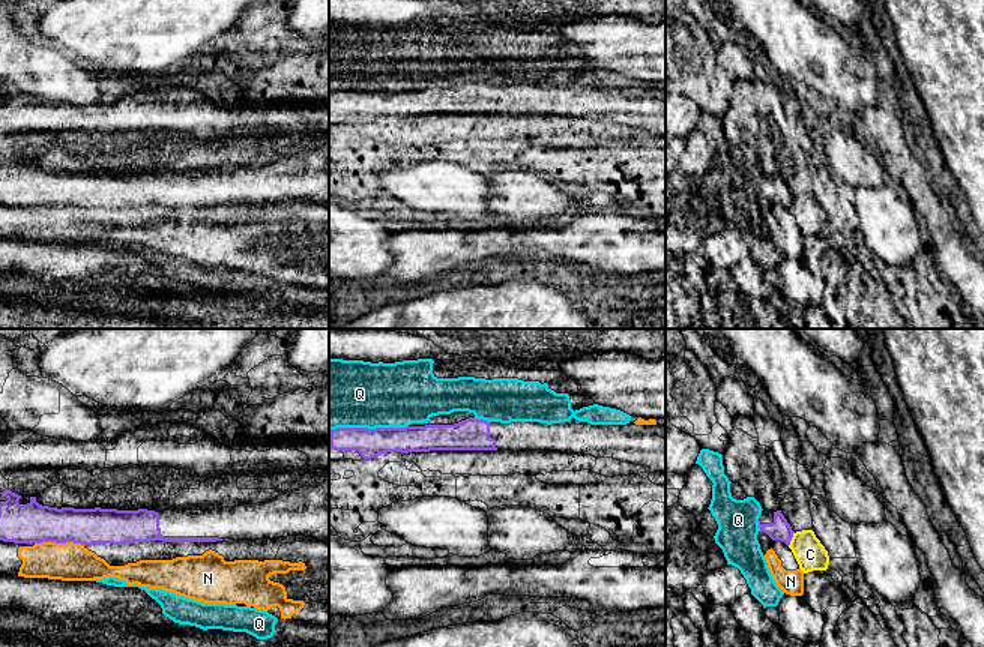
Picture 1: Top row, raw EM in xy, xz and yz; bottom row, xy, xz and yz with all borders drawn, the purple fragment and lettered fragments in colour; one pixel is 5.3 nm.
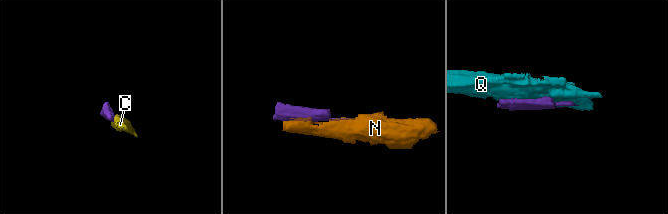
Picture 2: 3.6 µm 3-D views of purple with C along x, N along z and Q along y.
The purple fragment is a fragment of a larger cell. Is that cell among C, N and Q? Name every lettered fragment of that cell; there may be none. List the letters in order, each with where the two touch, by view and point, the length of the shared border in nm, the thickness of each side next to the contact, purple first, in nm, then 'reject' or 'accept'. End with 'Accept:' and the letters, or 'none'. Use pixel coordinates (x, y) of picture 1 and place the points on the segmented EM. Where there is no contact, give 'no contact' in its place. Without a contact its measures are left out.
C: yz (790, 539) | 90 nm | 110/160 nm | reject
N: xy (59, 542) | 260 nm | 220/200 nm | reject
Q: xz (367, 428) | 420 nm | 160/360 nm | reject
Accept: none

